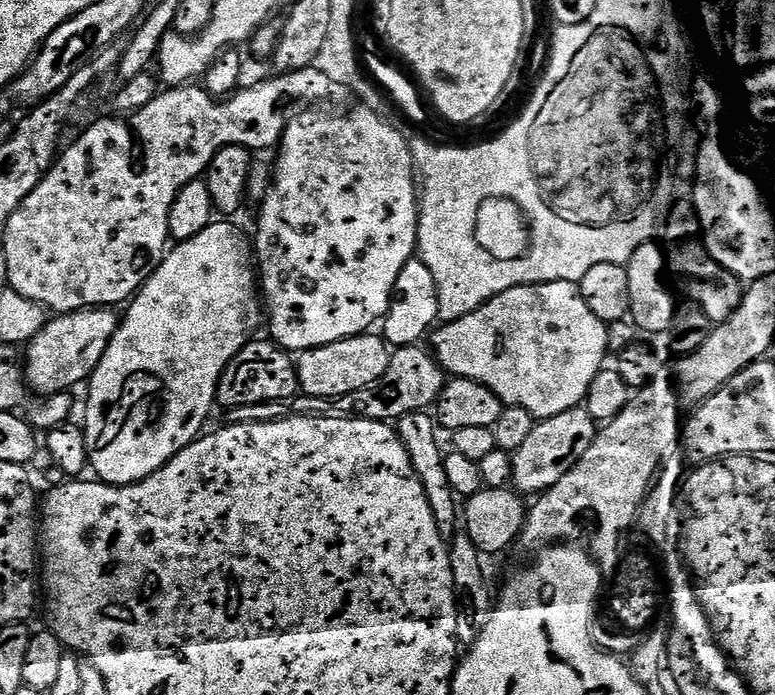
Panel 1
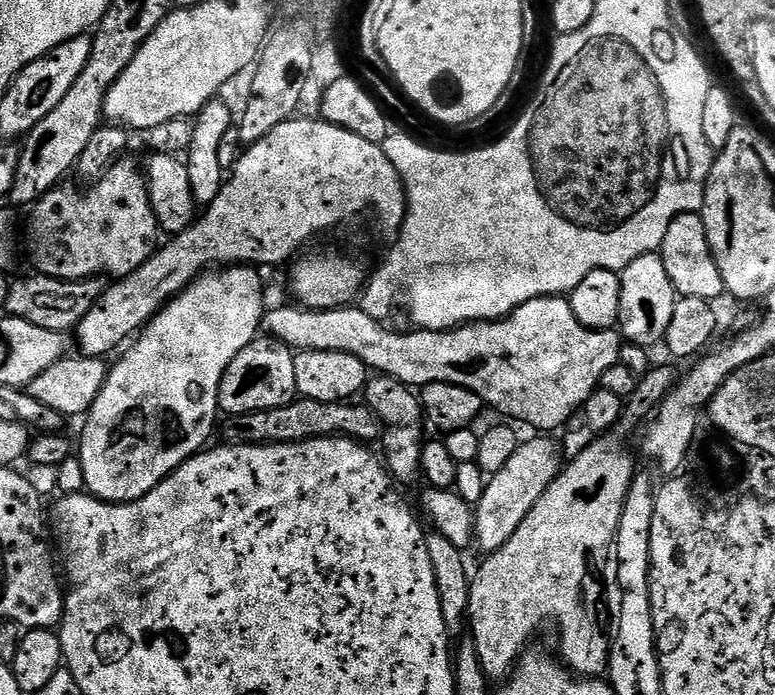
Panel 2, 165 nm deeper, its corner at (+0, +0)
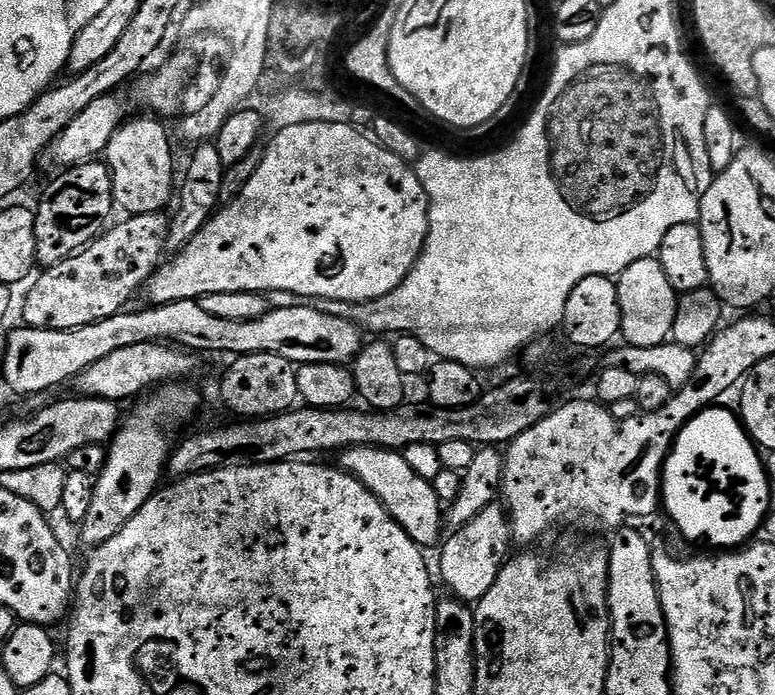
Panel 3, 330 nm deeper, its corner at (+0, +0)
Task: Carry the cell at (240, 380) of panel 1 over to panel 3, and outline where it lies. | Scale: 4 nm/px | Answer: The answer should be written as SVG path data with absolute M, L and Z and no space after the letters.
M246 354L237 356L220 380L220 396L224 404L240 418L263 418L277 416L280 412L297 407L298 394L297 365L278 354Z

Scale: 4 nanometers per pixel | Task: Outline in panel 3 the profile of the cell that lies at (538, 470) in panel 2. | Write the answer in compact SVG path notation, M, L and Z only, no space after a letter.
M494 503L486 510L482 510L478 518L474 518L469 524L463 524L451 534L453 536L449 535L439 549L439 552L441 551L440 576L455 599L472 606L477 600L483 598L486 590L490 590L490 586L494 586L498 574L513 551L511 550L514 548L514 541L510 517L499 503Z

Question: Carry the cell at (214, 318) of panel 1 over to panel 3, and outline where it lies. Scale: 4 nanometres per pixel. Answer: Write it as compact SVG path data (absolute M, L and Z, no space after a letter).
M169 382L157 387L140 402L132 412L132 421L121 423L112 437L108 460L96 477L94 503L78 528L88 546L110 542L110 538L114 538L114 534L118 534L118 530L122 530L122 526L126 526L126 522L130 522L157 492L162 484L160 479L166 476L168 457L172 455L172 435L200 408L200 396L188 382Z

